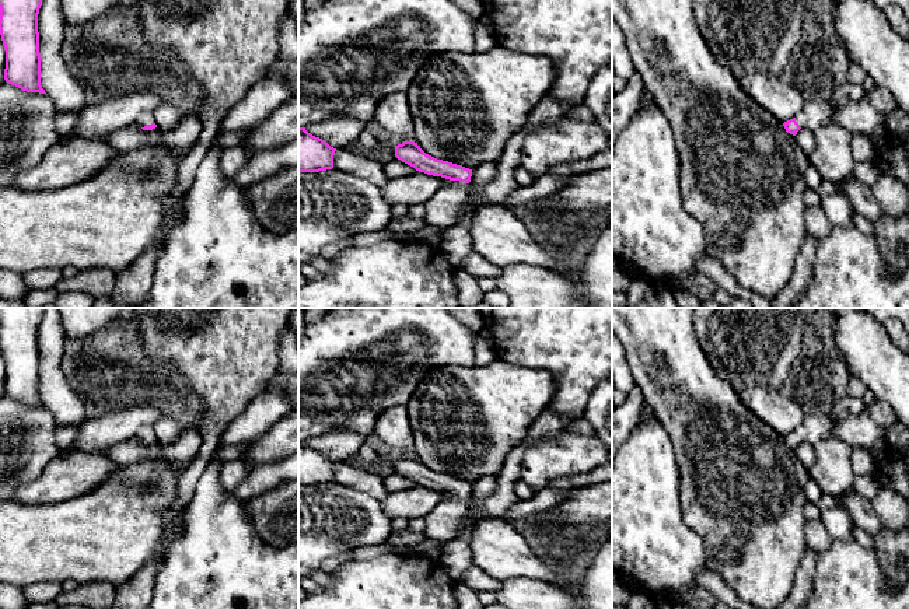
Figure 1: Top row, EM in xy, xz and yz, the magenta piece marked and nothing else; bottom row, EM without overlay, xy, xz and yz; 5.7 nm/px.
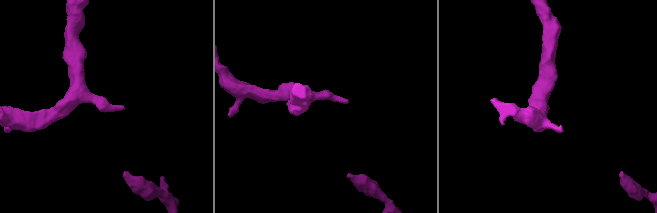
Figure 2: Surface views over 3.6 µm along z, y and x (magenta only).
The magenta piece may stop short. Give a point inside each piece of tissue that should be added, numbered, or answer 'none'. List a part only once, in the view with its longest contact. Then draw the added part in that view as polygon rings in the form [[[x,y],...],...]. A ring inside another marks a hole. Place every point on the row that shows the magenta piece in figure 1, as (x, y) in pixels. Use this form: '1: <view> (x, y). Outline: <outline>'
1: xz (441, 210). Outline: [[[451,181],[450,186],[441,188],[424,203],[426,223],[445,230],[452,227],[468,195],[469,188],[466,182]]]

